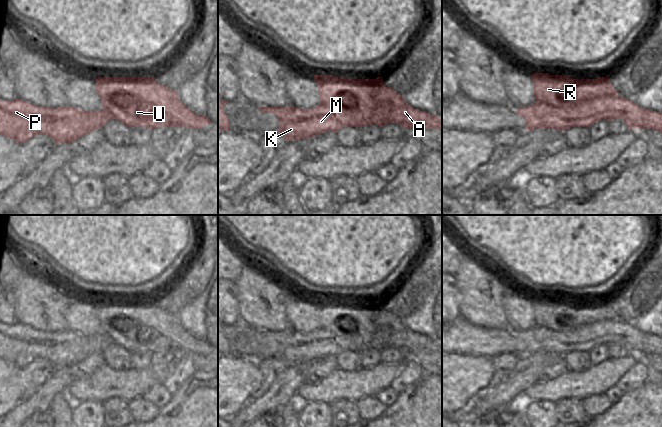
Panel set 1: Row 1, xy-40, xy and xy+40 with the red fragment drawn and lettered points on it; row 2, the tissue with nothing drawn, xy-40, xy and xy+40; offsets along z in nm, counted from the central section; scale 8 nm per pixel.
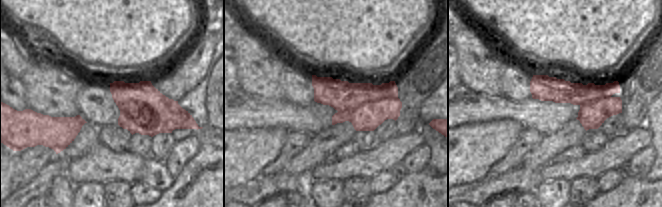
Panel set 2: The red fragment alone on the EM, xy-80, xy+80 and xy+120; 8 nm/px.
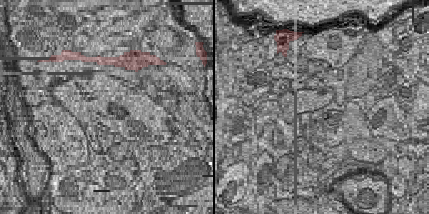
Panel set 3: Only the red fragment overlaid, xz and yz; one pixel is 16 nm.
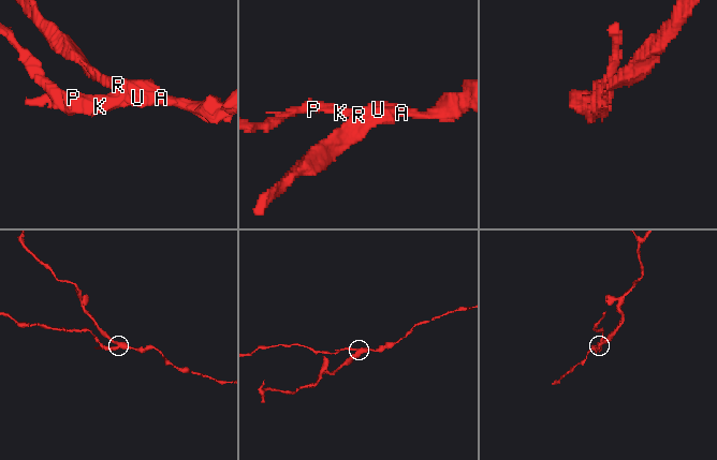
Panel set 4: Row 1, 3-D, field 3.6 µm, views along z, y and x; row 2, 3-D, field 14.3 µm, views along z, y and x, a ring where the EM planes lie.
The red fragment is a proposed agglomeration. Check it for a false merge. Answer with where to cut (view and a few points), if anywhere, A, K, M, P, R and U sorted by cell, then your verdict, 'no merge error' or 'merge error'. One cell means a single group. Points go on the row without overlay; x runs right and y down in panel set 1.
cut in xy+40 along (619, 320), (599, 320), (566, 332), (536, 327); A K M P / R U; merge error

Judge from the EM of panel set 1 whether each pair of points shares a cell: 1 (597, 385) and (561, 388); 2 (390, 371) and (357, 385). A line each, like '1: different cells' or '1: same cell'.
1: same cell
2: same cell

